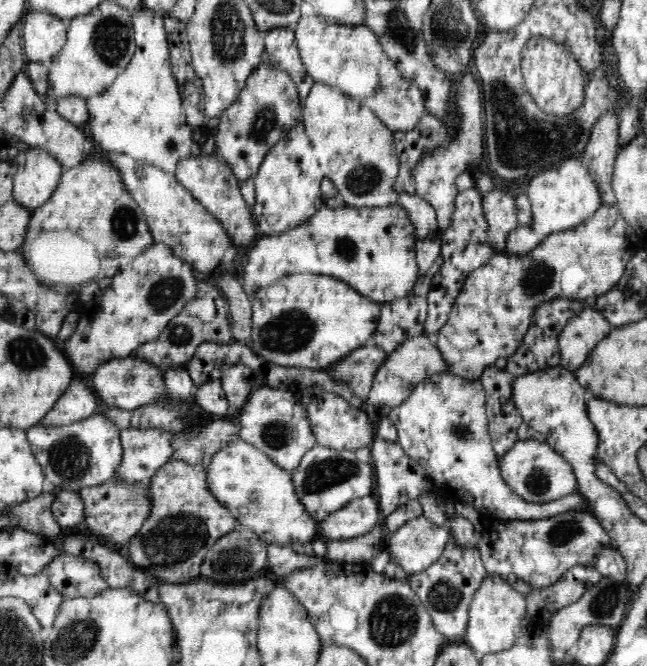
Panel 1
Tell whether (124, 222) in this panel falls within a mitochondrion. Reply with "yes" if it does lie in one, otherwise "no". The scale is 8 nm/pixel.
yes

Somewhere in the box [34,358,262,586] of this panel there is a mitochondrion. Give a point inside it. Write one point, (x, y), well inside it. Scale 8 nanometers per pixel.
(69, 457)

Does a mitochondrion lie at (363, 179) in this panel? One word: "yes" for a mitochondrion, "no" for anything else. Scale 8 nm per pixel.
yes

